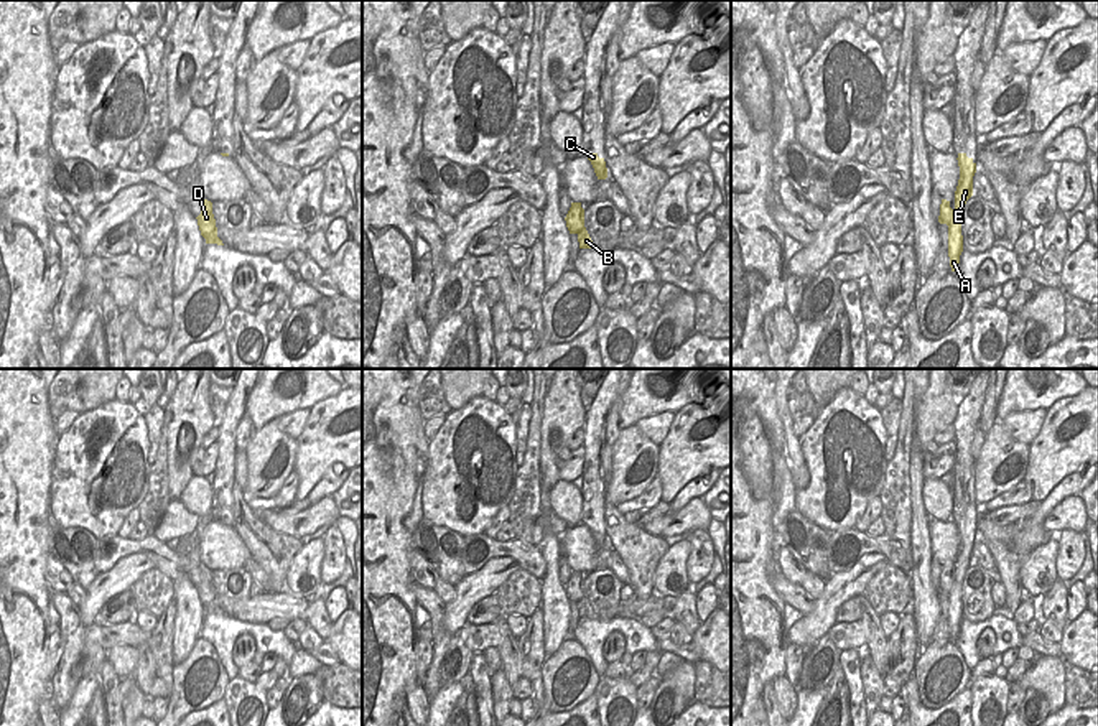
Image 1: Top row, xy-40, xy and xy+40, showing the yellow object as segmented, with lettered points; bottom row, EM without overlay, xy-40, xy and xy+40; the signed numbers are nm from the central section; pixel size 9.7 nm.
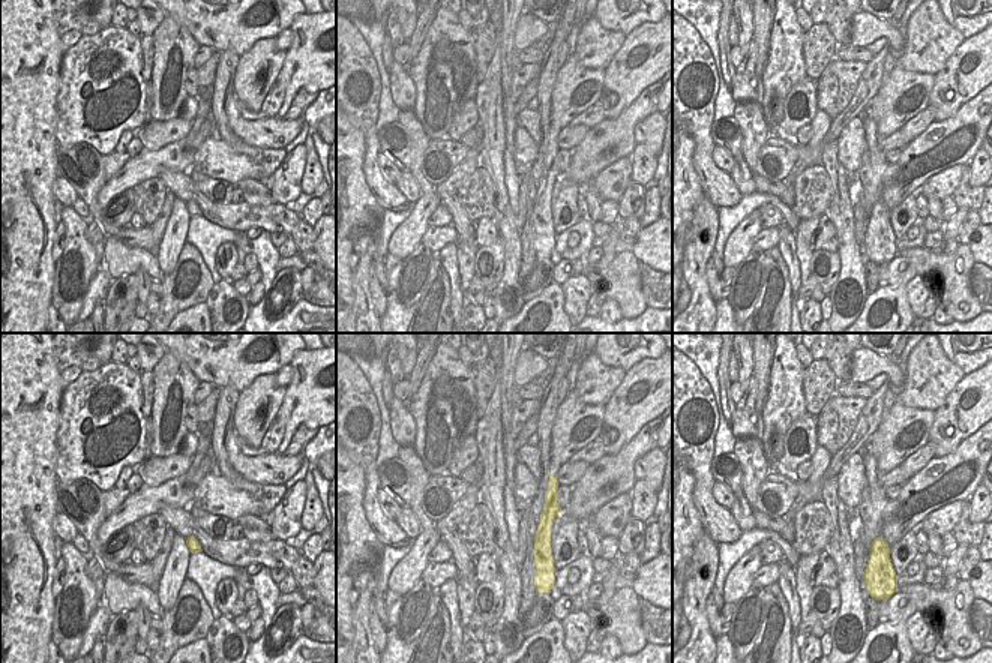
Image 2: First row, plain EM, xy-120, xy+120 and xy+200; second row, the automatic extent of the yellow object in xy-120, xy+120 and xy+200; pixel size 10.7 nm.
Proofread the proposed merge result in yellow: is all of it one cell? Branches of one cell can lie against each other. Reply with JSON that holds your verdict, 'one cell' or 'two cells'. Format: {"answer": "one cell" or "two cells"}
{"answer": "two cells"}

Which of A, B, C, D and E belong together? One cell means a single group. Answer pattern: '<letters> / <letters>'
A B C E / D

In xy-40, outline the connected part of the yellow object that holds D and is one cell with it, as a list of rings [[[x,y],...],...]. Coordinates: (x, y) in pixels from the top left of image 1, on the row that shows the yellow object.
[[[201,196],[201,214],[196,219],[198,219],[201,235],[204,239],[212,235],[214,230],[217,229],[216,219],[214,219],[214,214],[212,214],[212,202],[204,199],[202,196]]]

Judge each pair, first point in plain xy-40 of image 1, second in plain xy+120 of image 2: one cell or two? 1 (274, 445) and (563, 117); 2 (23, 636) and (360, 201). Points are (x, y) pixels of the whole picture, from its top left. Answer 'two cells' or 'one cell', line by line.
1: one cell
2: one cell

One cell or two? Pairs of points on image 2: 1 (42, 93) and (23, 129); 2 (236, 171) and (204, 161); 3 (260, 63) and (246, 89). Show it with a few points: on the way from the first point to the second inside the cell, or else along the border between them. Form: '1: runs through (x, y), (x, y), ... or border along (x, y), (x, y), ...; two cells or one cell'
1: runs through (33, 102), (23, 113), (23, 120); one cell
2: runs through (228, 165), (221, 161), (212, 161); one cell
3: runs through (257, 69), (252, 83); one cell

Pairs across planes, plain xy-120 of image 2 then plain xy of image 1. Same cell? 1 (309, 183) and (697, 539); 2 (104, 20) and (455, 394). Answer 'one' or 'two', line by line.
1: one
2: one

